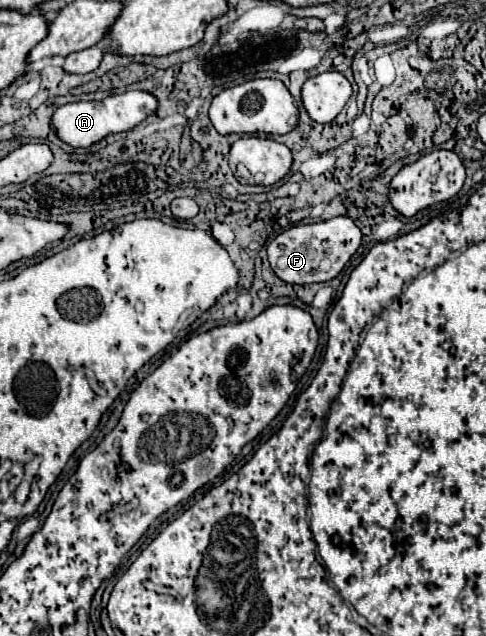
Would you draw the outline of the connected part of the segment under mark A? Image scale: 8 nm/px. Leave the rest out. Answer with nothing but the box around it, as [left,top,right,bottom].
[54,90,158,148]

